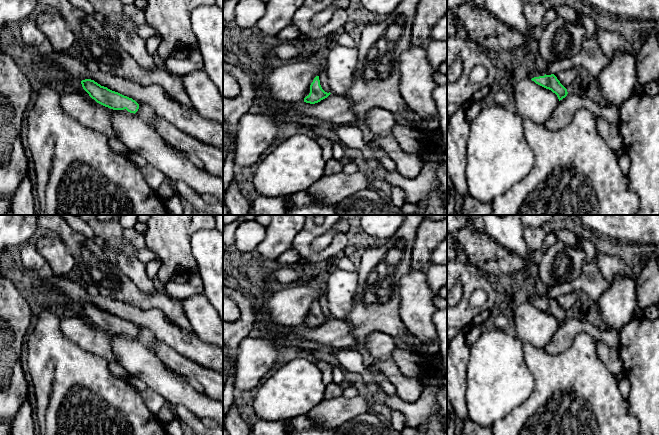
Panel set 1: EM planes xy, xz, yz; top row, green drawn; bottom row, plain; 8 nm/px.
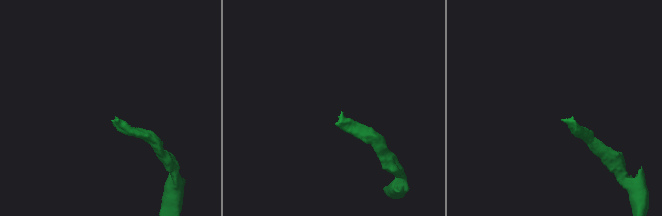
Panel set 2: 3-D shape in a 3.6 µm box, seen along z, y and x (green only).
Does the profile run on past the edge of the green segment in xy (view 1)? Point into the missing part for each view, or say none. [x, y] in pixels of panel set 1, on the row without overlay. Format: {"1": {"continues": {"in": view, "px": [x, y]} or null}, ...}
{"1": {"continues": null}}

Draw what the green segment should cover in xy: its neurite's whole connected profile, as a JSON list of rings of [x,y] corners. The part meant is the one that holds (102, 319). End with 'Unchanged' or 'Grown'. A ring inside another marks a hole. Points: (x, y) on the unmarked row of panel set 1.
[[[91,303],[81,305],[83,313],[94,323],[97,327],[113,334],[126,333],[130,337],[136,337],[139,333],[139,328],[118,316],[112,315],[107,311],[101,310]]]. Unchanged

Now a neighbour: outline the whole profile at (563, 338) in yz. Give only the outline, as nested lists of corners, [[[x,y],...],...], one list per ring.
[[[567,318],[565,322],[559,325],[544,350],[551,355],[565,352],[572,346],[576,336],[580,333],[588,334],[597,343],[603,342],[610,348],[619,348],[619,334],[616,331],[597,328],[591,323]]]

